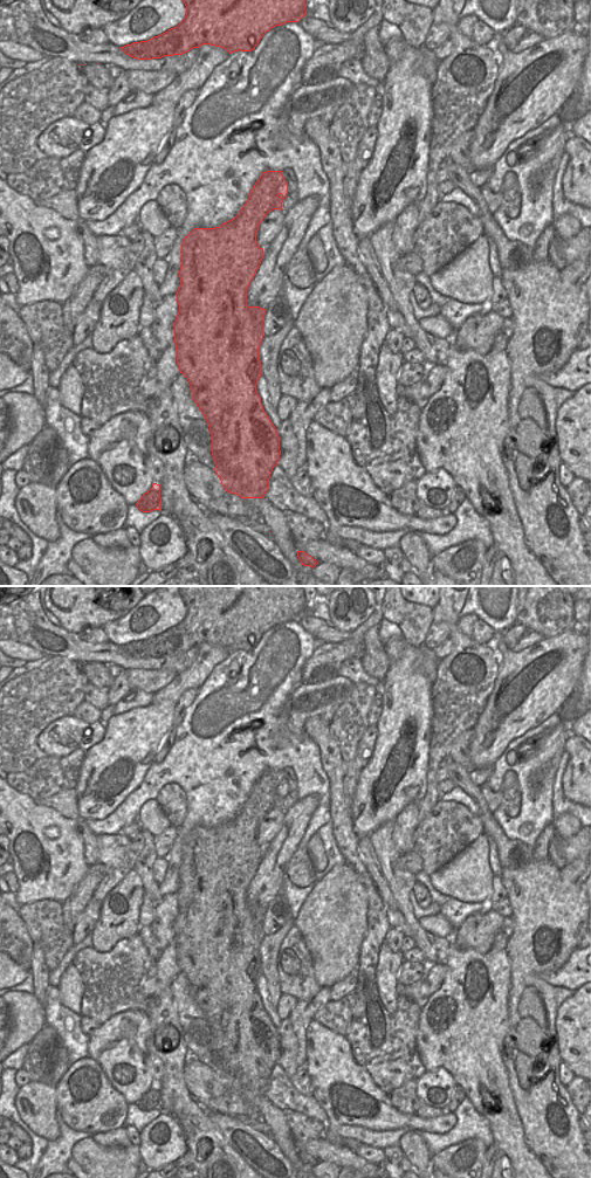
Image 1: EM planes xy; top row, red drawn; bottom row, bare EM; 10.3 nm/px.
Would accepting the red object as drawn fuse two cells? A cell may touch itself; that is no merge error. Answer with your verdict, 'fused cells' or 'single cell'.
single cell

